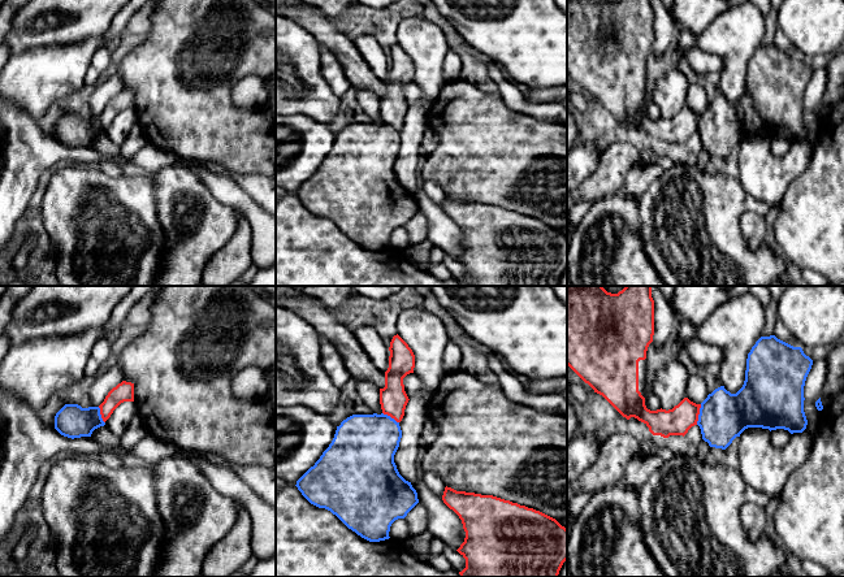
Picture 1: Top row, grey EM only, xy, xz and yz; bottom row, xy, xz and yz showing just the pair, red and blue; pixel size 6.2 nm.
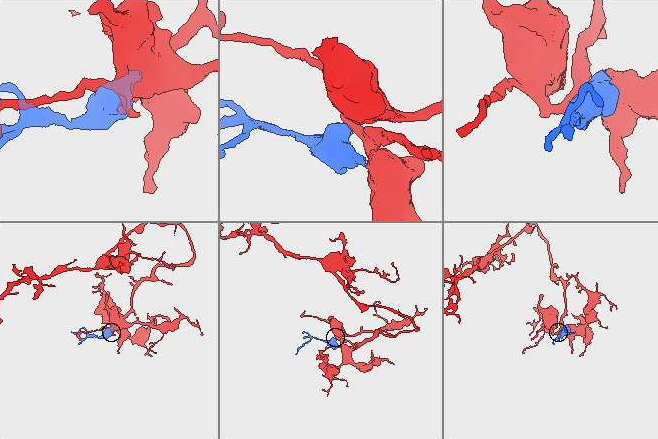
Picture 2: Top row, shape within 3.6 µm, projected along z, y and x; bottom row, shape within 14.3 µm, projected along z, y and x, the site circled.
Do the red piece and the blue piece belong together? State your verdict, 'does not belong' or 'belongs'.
belongs

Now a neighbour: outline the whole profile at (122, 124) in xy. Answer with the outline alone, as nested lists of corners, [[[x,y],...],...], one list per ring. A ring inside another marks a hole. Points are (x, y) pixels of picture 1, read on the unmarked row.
[[[124,110],[121,112],[111,123],[111,126],[105,130],[105,135],[116,144],[121,146],[133,126],[137,123],[137,117],[134,110]]]

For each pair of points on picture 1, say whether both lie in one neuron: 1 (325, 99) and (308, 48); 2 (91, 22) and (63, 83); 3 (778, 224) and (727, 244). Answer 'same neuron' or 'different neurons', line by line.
1: same neuron
2: different neurons
3: different neurons

